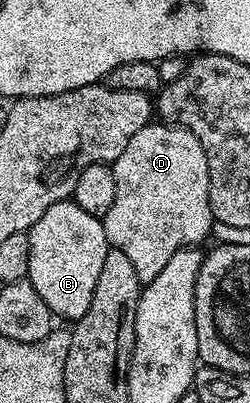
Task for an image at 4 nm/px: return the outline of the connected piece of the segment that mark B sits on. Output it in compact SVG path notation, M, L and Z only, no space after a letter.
M67 198L51 205L27 234L31 241L27 278L35 285L35 293L43 297L47 309L51 309L58 320L81 319L91 306L91 293L95 293L99 272L103 270L103 261L110 249L104 222L87 213L87 209L79 209L72 198Z

